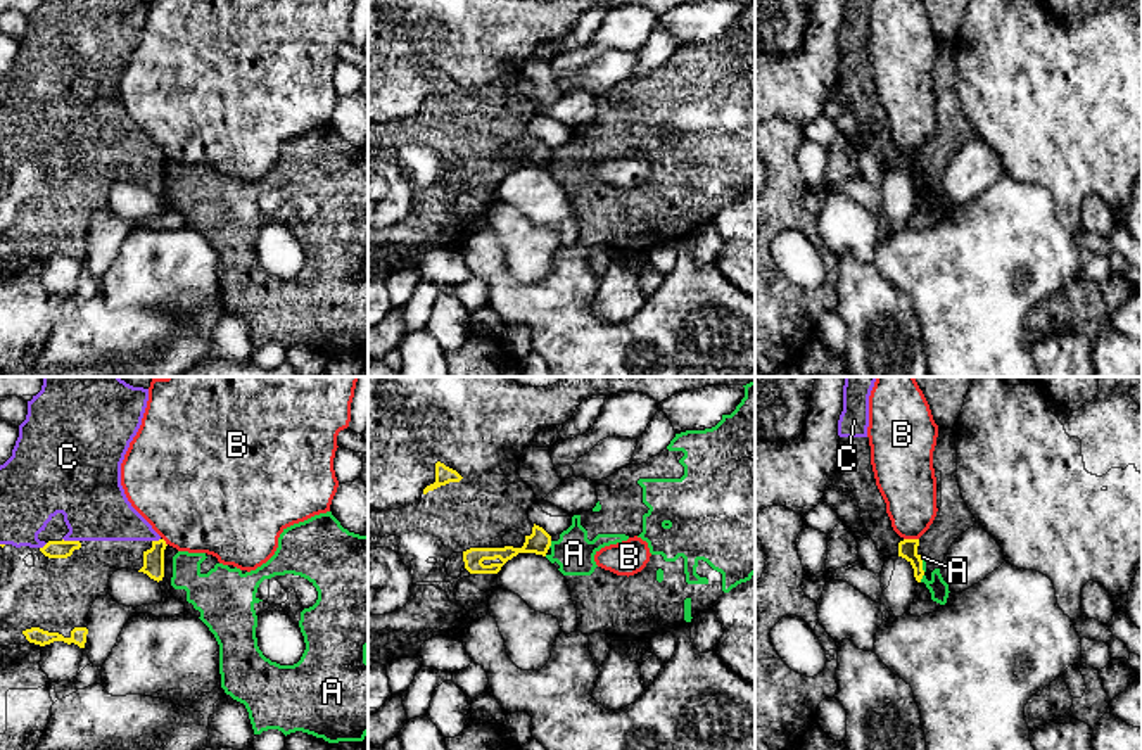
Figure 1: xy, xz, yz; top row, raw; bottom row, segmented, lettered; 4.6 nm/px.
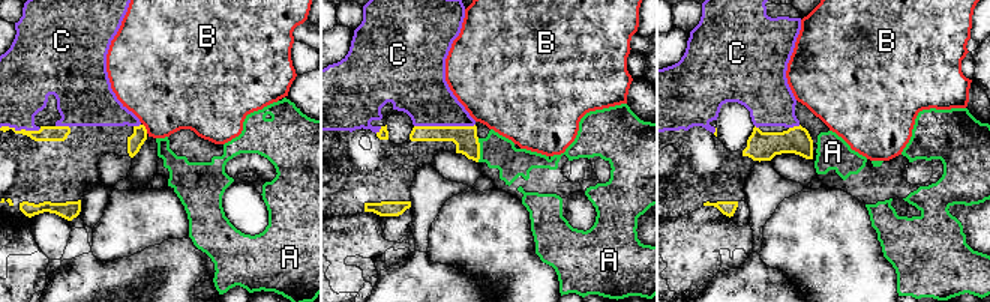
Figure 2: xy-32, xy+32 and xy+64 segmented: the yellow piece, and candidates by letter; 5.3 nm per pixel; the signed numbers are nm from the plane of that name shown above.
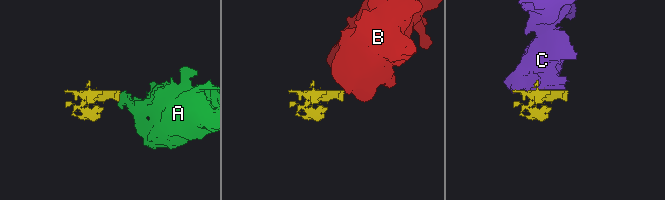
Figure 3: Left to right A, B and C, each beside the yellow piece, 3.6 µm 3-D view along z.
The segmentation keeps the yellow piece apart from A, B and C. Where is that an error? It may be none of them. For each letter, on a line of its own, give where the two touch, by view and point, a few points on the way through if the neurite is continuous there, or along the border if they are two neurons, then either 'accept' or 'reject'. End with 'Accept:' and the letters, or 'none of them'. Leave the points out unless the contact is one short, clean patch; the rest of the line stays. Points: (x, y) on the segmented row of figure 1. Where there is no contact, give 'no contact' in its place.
A: contact yz (921, 578); border yz (923, 574), (919, 581); reject
B: contact yz (911, 540); border yz (904, 538), (918, 540); reject
C: contact xy (71, 541); reject
Accept: none of them

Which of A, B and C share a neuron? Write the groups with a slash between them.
A / B C

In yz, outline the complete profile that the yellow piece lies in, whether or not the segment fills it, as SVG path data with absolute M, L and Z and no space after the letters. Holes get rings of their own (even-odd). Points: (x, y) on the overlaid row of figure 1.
M840 437L840 461L833 486L855 496L860 518L883 558L897 555L905 558L914 569L916 581L921 582L924 570L917 553L919 539L904 539L893 531L869 465L869 437Z

